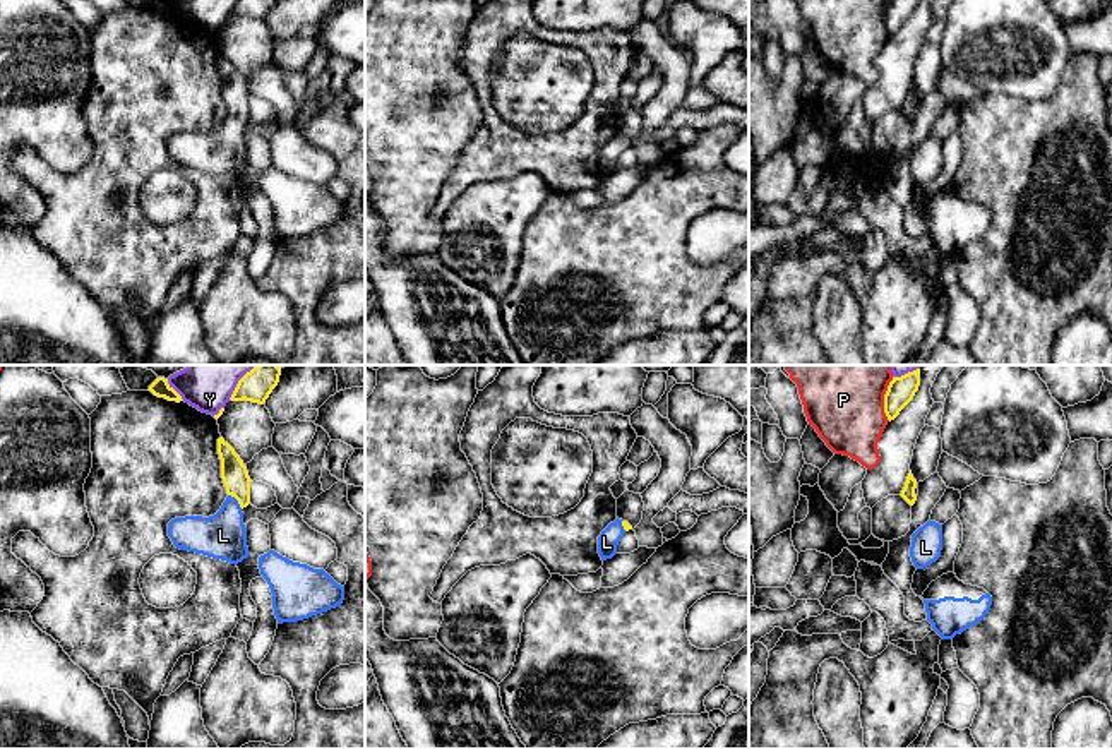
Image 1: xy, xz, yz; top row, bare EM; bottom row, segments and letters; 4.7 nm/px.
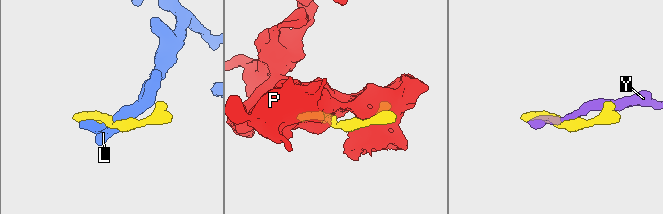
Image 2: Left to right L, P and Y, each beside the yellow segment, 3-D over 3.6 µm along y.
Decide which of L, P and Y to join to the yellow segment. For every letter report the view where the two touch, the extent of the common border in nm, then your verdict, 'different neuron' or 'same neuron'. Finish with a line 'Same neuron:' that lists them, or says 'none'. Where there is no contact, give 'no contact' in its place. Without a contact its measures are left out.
L: xy | 100 nm | same neuron
P: yz | 200 nm | different neuron
Y: xy | 220 nm | different neuron
Same neuron: L

